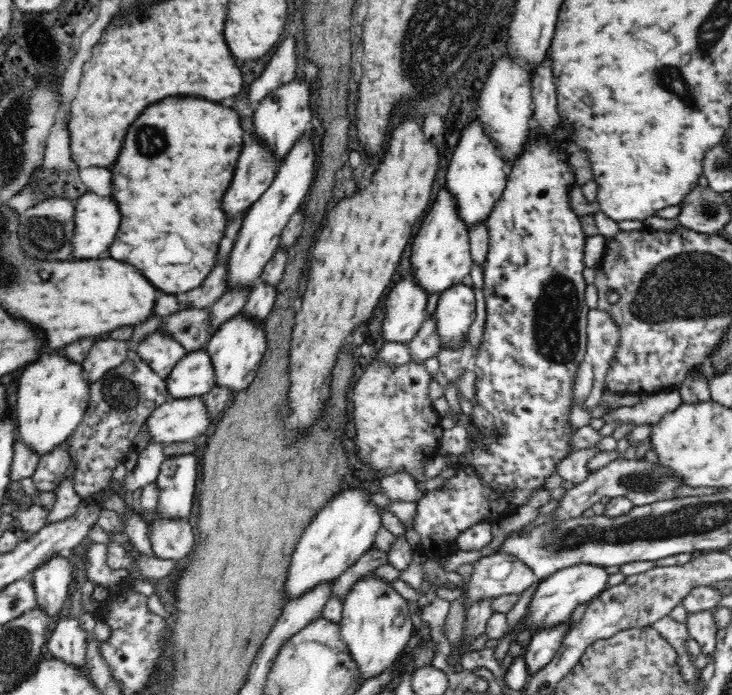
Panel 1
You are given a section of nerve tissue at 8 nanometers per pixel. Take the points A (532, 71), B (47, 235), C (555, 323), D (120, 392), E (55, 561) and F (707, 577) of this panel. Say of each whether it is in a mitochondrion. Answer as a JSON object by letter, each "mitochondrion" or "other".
{"A":"other","B":"mitochondrion","C":"mitochondrion","D":"mitochondrion","E":"other","F":"other"}

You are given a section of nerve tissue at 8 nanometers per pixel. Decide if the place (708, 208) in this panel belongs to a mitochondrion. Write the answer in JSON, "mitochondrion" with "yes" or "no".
{"mitochondrion":"yes"}

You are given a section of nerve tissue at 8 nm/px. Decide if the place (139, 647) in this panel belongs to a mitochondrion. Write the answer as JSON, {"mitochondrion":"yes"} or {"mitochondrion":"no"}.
{"mitochondrion":"no"}

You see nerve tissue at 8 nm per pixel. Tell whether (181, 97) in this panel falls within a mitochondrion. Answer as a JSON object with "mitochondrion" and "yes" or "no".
{"mitochondrion":"no"}

